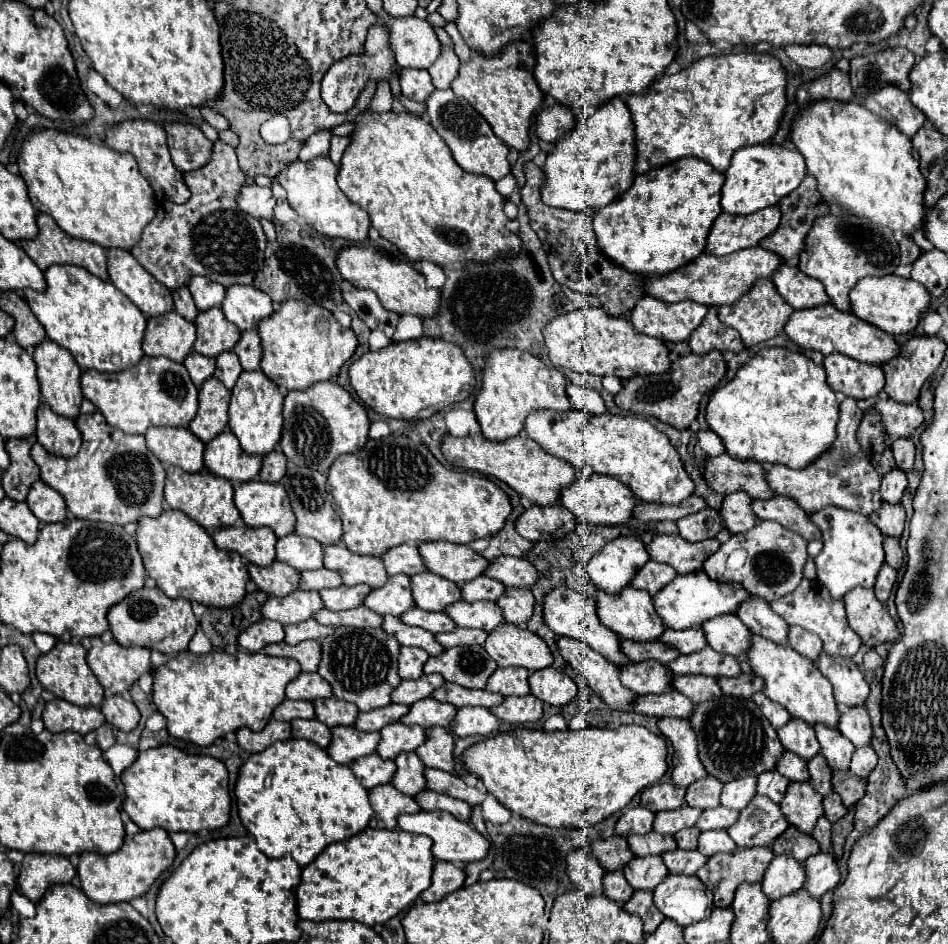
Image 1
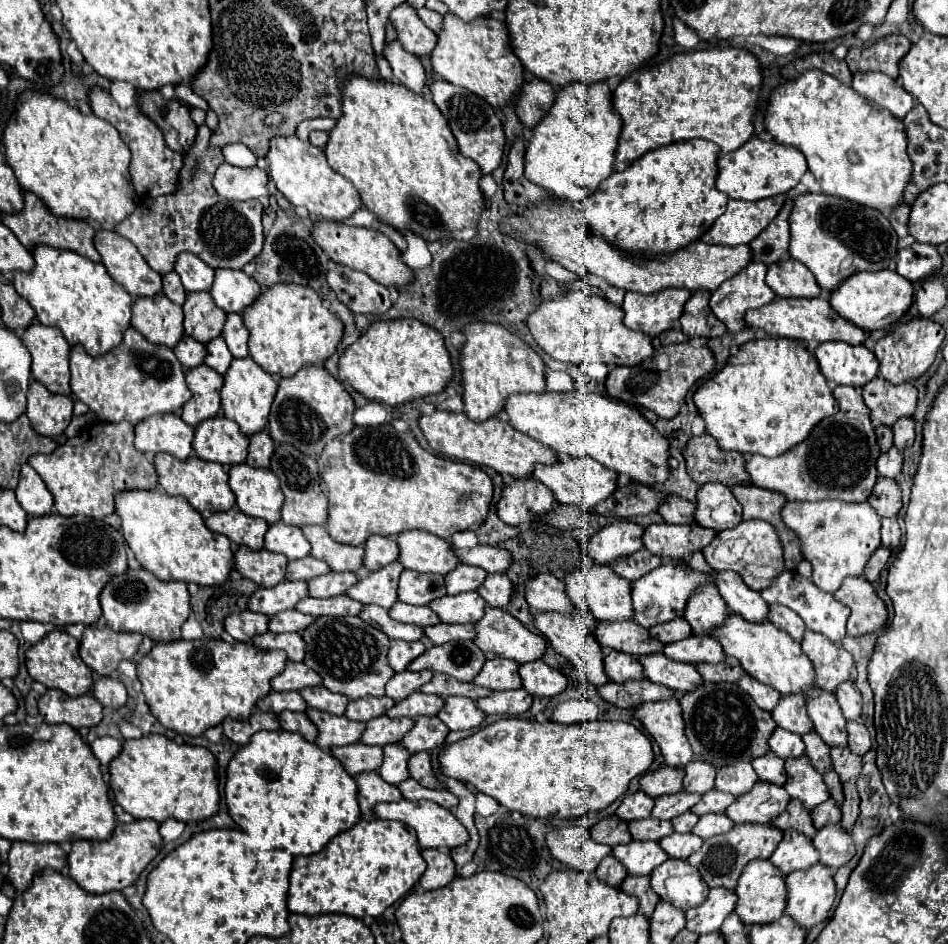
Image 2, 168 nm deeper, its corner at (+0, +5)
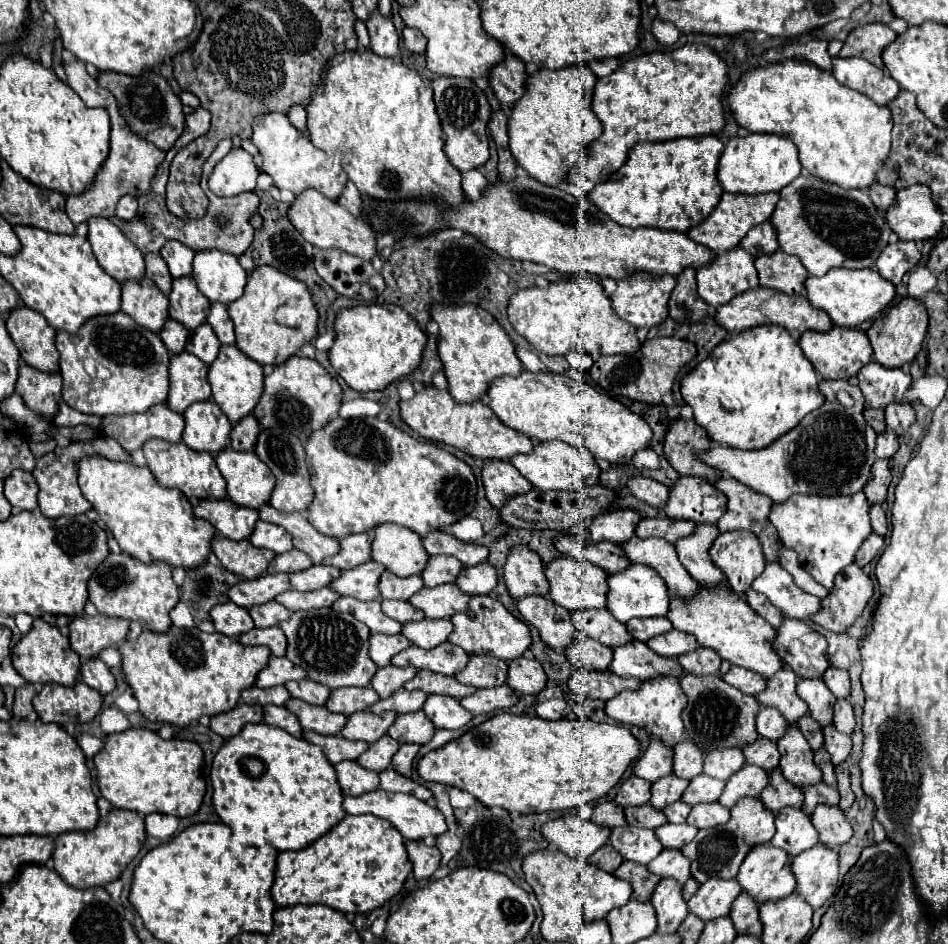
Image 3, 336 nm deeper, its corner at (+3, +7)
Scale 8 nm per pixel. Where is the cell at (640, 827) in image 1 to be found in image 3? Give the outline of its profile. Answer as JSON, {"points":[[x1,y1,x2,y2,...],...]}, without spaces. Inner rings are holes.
{"points":[[630,777,626,779,620,789,618,789,618,795,614,799,616,805,620,807,638,807,638,805,646,805,650,801,650,783,640,779,640,777]]}

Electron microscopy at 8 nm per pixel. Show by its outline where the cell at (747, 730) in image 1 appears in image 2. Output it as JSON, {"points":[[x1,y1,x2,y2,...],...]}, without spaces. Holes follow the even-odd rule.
{"points":[[737,683,699,685,679,699,683,707,685,733,693,747,695,759,705,759,715,767,723,767,739,759,755,759,769,751,771,731,777,727,769,711,759,709,753,699,737,687]]}

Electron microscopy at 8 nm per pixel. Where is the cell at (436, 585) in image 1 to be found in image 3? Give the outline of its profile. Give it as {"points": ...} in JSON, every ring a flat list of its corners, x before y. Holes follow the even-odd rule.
{"points":[[384,573,380,577,380,593,382,599,400,599,400,601,410,601,414,593,424,587,424,581,420,575,410,575,410,577,396,577,394,573]]}

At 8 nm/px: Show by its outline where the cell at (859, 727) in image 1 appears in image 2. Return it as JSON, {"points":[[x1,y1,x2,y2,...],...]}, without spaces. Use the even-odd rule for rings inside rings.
{"points":[[845,681,841,683,837,689,835,689,835,697,843,709,843,715,845,719,849,721,855,721,861,717,861,695,859,691,853,687,851,681]]}

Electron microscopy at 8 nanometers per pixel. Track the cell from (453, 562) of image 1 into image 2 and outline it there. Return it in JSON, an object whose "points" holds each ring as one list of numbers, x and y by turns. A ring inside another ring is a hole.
{"points":[[403,531,395,541,399,547,397,561,403,569,447,575,447,571,455,569,459,563,451,551,451,545,437,535,429,535,425,531]]}

